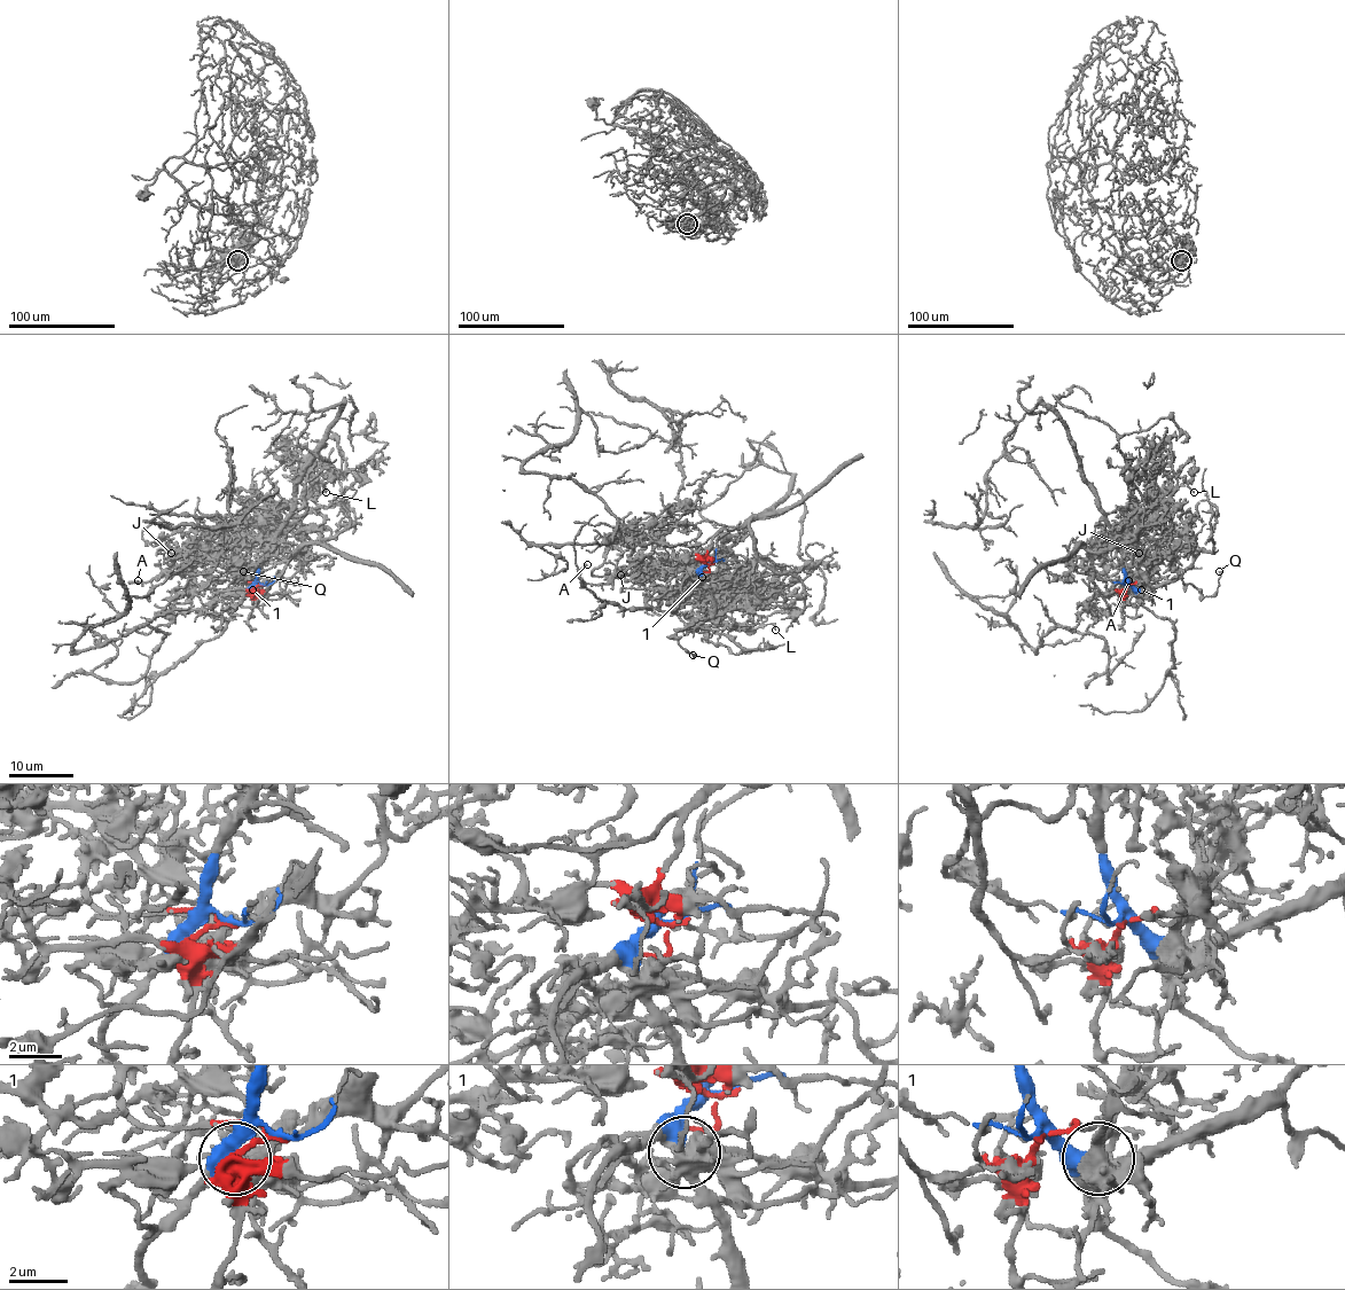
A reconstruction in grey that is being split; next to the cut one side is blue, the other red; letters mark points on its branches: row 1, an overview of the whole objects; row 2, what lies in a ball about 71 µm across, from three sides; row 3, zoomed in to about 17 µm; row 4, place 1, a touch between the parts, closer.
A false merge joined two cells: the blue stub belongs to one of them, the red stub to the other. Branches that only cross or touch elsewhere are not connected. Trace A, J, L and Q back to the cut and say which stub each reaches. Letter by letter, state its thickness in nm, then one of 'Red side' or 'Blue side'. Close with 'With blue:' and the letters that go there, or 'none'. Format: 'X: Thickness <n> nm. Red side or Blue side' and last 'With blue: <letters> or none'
A: Thickness 160 nm. Red side
J: Thickness 190 nm. Red side
L: Thickness 110 nm. Red side
Q: Thickness 150 nm. Blue side
With blue: Q

